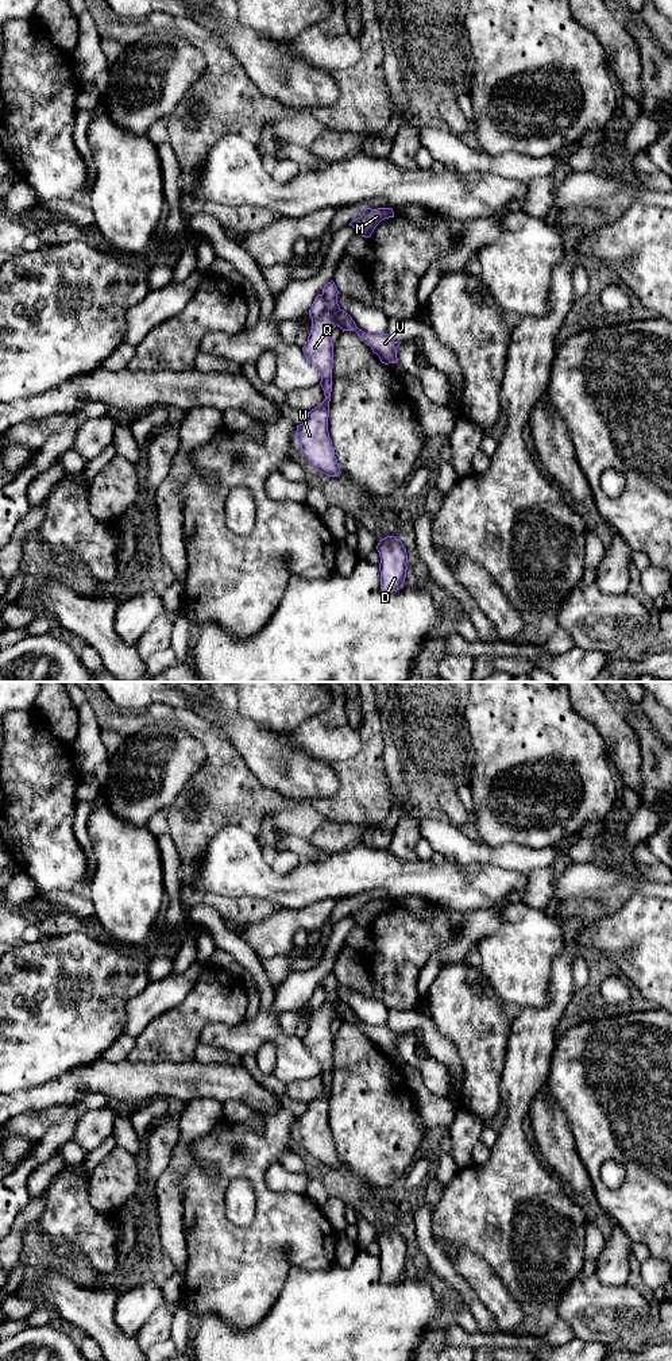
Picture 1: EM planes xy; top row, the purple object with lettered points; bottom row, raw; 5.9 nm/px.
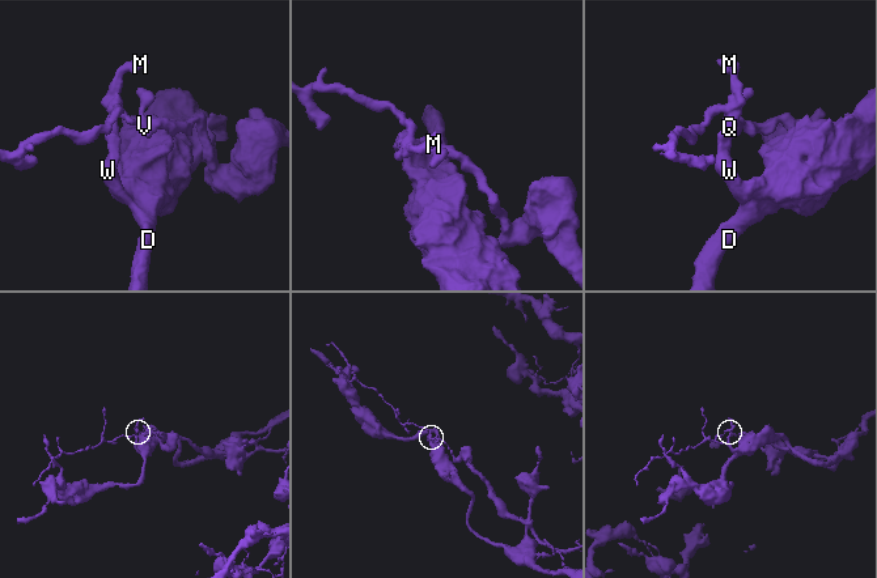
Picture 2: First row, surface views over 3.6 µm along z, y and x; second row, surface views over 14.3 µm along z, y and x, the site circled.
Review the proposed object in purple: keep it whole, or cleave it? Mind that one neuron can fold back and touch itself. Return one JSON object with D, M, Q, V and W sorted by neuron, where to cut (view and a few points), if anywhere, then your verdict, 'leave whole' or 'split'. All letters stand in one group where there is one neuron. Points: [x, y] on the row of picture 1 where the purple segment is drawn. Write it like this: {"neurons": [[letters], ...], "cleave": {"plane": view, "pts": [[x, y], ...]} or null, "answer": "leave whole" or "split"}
{"neurons": [["D", "Q", "W"], ["M", "V"]], "cleave": {"plane": "xy", "pts": [[323, 295], [327, 309], [312, 320]]}, "answer": "split"}

